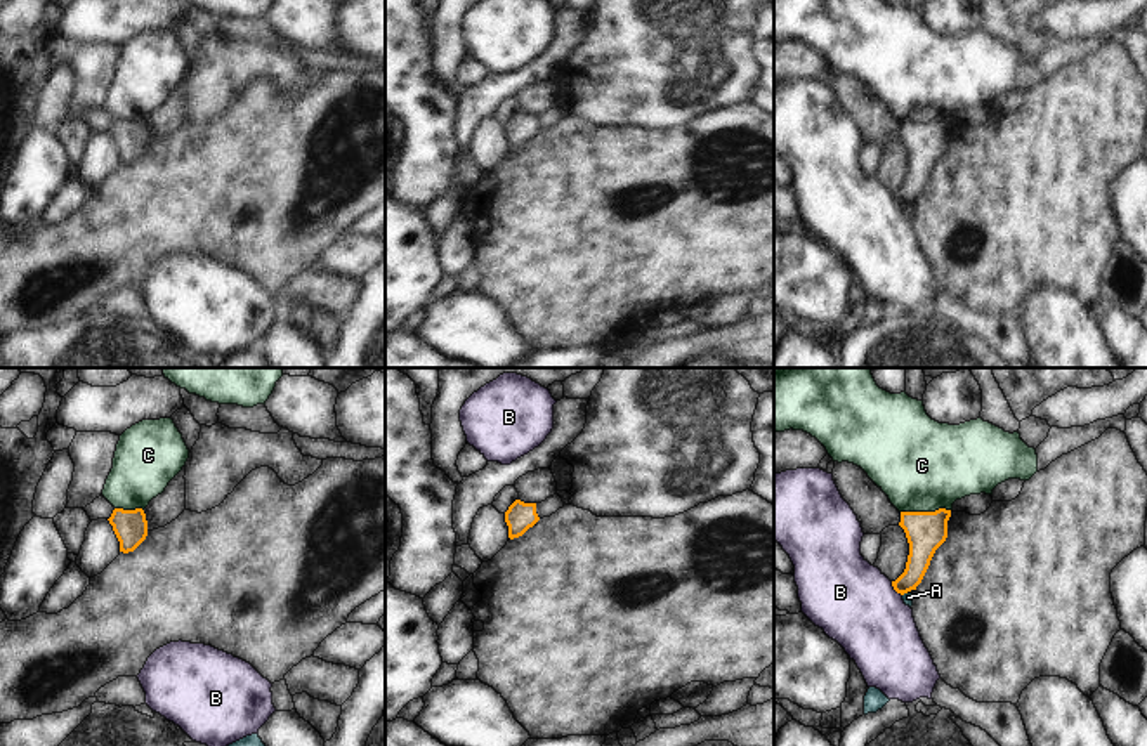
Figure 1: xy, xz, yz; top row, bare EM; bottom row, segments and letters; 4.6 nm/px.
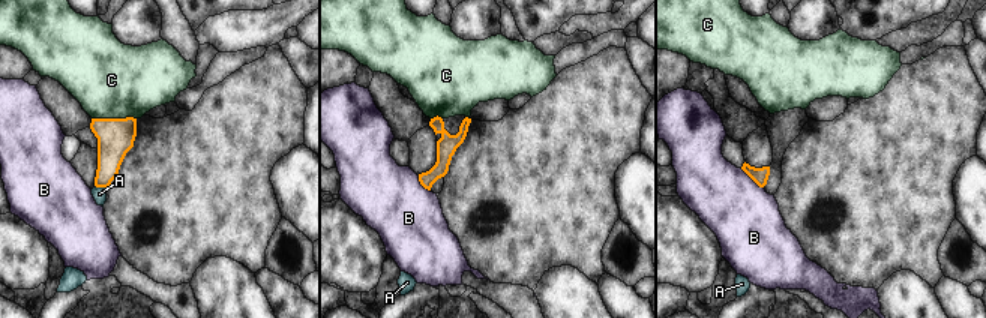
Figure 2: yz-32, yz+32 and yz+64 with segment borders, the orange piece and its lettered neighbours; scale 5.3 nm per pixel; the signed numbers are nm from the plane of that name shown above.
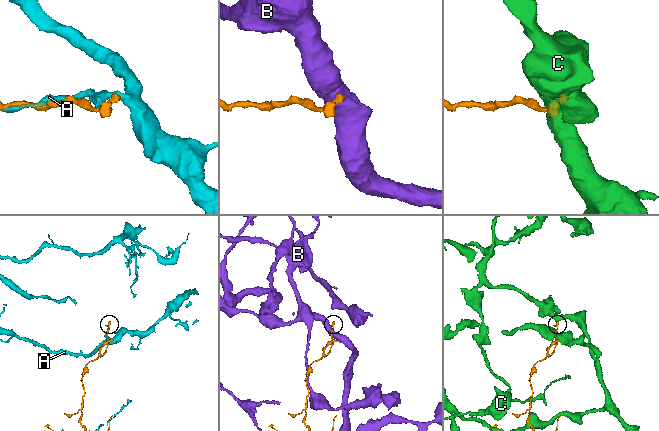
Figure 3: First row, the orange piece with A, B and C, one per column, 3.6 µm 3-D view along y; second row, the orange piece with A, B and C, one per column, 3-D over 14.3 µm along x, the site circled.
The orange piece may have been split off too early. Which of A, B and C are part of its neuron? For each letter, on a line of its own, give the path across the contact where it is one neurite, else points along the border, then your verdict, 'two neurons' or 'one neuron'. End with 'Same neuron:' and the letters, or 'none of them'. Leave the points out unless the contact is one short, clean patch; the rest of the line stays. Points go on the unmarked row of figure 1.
A: two neurons
B: border yz (891, 193), (901, 207); two neurons
C: border yz (950, 120), (901, 124); two neurons
Same neuron: none of them

